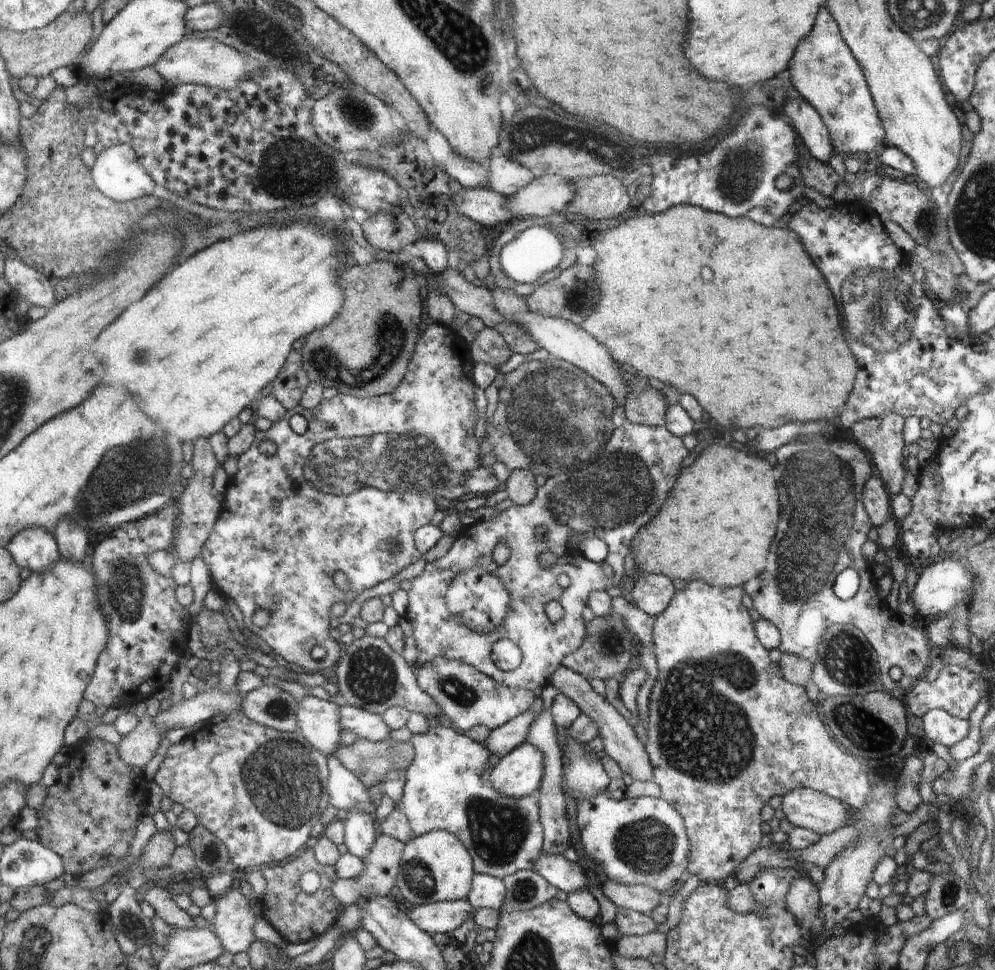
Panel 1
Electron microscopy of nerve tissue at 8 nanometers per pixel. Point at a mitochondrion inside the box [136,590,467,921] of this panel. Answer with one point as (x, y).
(282, 778)

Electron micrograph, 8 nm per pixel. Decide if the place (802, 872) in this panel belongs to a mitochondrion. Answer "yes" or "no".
no

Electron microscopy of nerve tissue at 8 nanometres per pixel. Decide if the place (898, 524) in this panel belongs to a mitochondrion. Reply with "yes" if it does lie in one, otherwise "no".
no

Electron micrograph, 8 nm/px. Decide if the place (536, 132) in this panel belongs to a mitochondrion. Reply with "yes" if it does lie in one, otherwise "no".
yes

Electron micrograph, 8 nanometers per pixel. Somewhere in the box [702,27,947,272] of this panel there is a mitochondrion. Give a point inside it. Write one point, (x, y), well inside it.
(739, 173)

